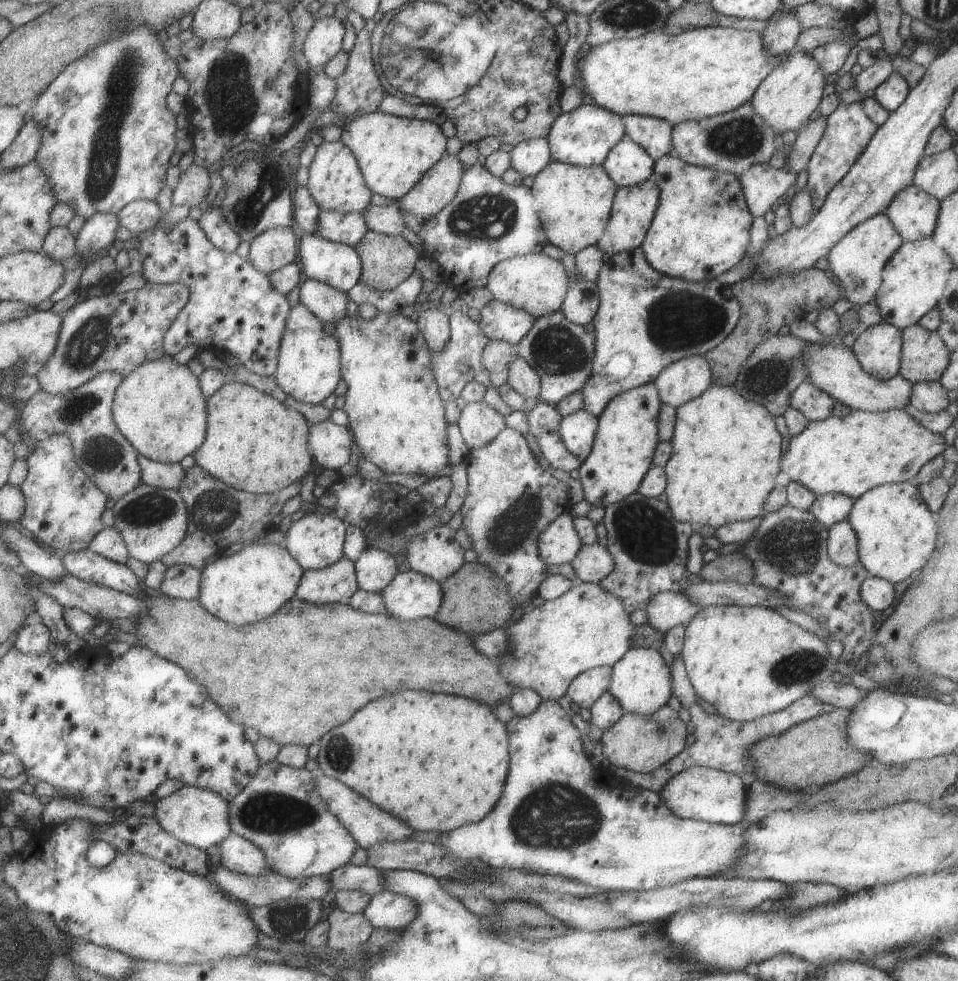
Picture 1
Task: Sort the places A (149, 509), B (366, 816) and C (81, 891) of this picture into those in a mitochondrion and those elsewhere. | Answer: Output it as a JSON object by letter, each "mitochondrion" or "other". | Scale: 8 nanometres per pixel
{"A":"mitochondrion","B":"other","C":"other"}

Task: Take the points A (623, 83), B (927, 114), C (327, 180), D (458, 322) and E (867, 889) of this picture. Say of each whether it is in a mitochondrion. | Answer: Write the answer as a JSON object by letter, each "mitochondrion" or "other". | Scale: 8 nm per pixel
{"A":"other","B":"other","C":"other","D":"other","E":"other"}

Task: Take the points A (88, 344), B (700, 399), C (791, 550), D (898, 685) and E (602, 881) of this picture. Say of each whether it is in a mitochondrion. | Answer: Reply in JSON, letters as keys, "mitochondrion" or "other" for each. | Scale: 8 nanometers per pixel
{"A":"mitochondrion","B":"other","C":"mitochondrion","D":"other","E":"other"}

